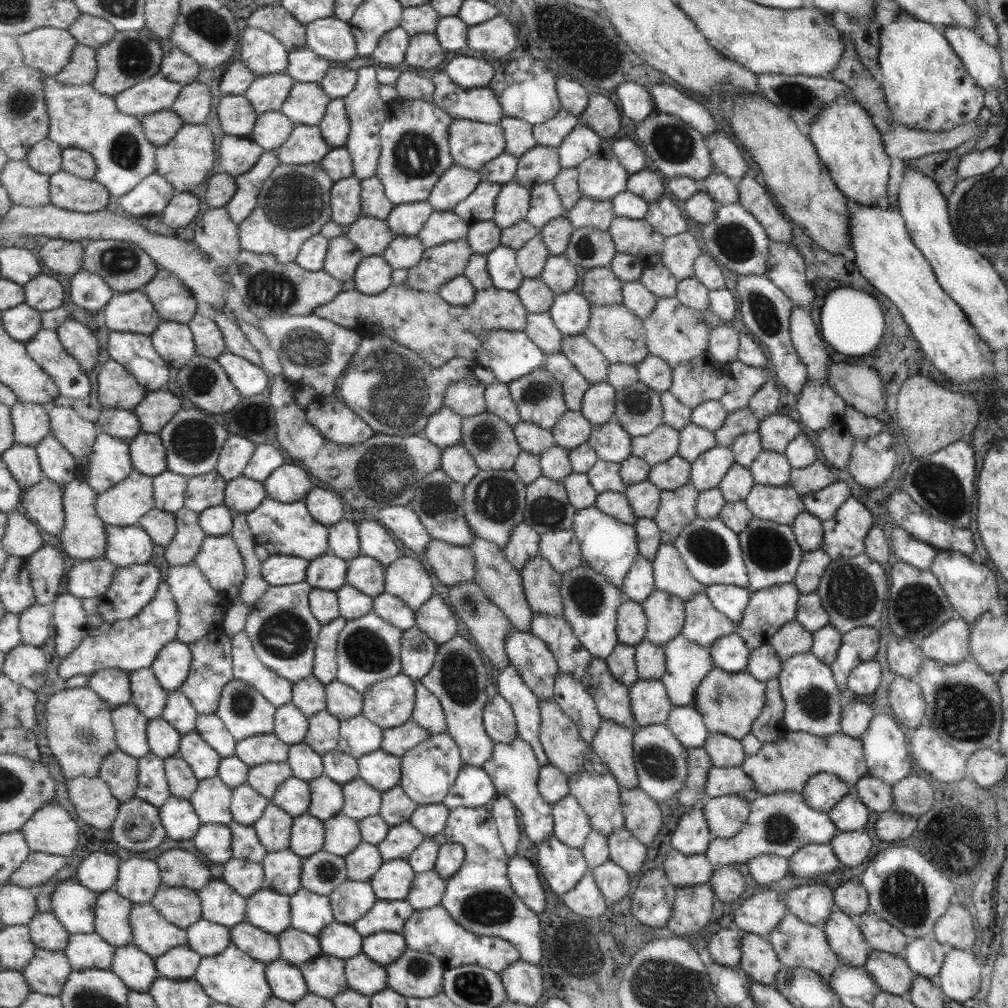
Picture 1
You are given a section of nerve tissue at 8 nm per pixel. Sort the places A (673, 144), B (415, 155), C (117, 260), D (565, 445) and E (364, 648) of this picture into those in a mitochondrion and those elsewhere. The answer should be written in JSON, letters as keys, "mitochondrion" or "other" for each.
{"A":"mitochondrion","B":"mitochondrion","C":"mitochondrion","D":"other","E":"mitochondrion"}

